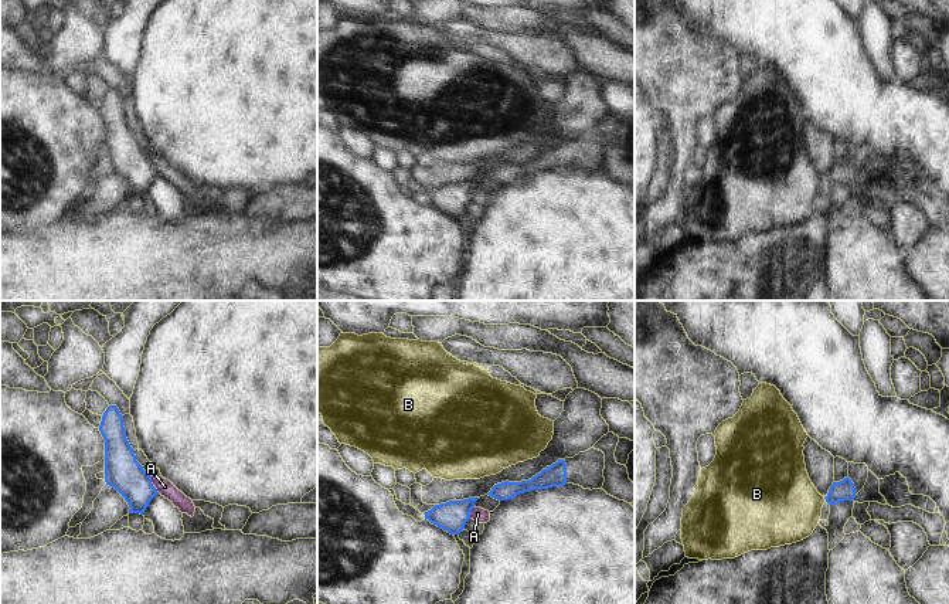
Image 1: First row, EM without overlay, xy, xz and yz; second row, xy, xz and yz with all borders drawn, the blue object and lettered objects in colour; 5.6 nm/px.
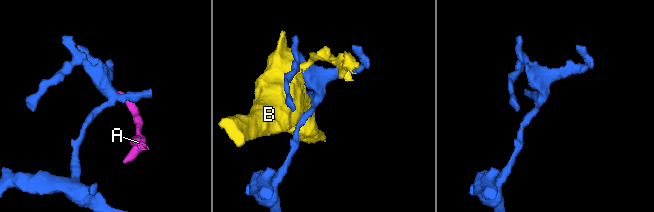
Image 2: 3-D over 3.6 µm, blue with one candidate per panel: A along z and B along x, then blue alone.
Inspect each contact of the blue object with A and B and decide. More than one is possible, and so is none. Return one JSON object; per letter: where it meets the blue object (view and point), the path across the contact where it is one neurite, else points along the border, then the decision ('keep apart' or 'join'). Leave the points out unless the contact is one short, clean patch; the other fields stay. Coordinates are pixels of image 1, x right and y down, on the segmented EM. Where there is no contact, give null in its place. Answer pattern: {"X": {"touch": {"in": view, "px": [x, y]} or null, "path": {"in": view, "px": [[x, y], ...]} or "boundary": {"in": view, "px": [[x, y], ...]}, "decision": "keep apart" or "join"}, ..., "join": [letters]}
{"A": {"touch": {"in": "xy", "px": [152, 485]}, "boundary": {"in": "xy", "px": [[150, 477], [152, 485], [159, 492]]}, "decision": "keep apart"}, "B": {"touch": {"in": "yz", "px": [825, 498]}, "decision": "keep apart"}, "join": []}

